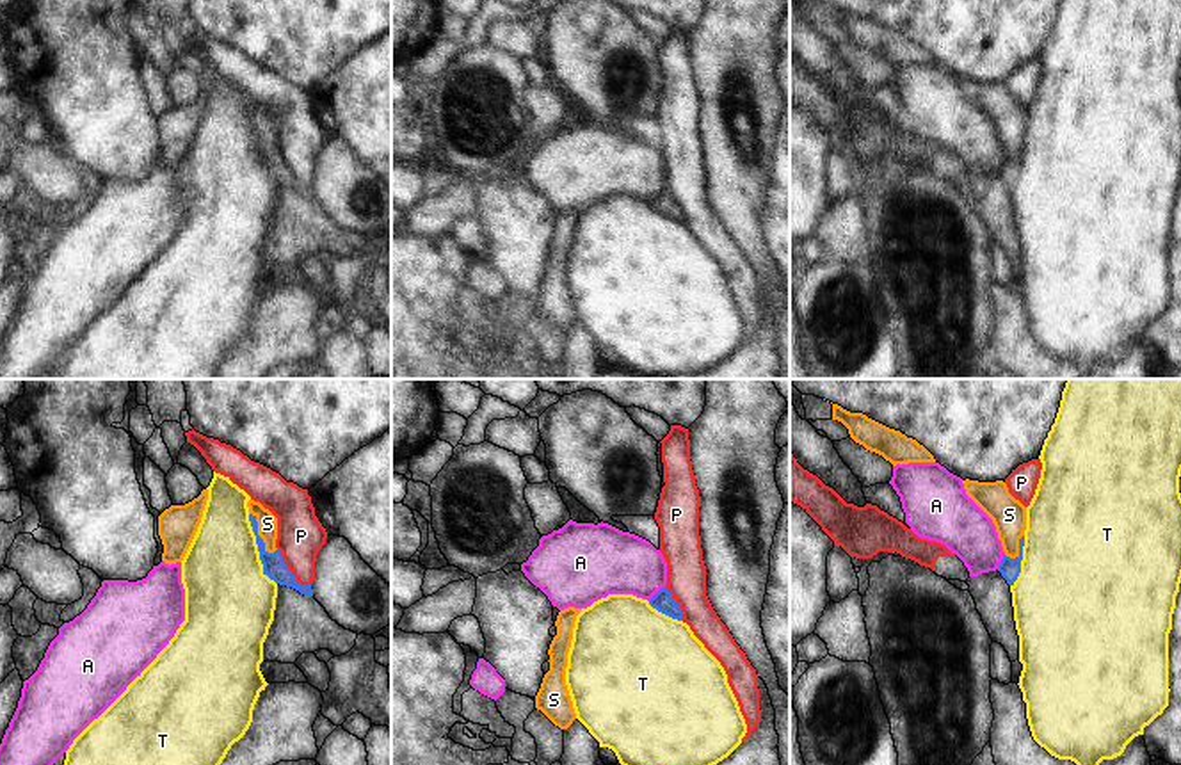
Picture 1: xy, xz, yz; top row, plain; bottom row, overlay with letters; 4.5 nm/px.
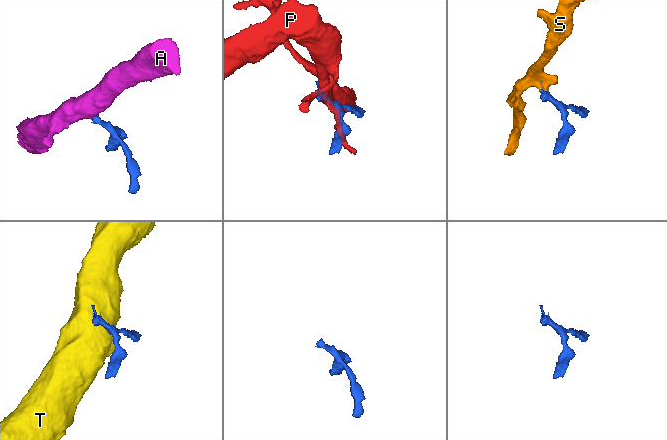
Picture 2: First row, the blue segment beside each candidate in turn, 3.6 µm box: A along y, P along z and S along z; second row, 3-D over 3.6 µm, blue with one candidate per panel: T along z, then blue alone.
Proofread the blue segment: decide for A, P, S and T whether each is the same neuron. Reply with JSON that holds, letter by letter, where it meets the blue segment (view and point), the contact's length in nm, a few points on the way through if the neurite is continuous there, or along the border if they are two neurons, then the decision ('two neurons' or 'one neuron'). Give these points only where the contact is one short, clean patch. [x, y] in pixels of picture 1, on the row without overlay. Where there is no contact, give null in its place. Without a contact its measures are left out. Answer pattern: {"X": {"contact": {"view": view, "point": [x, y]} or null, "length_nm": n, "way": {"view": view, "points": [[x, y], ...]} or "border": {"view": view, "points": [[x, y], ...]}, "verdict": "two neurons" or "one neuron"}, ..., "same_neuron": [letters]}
{"A": {"contact": {"view": "xz", "point": [657, 194]}, "length_nm": 100, "border": {"view": "xz", "points": [[664, 187], [648, 201]]}, "verdict": "two neurons"}, "P": {"contact": {"view": "xy", "point": [290, 173]}, "length_nm": 220, "verdict": "two neurons"}, "S": {"contact": {"view": "xy", "point": [257, 136]}, "length_nm": 220, "way": {"view": "xy", "points": [[274, 169], [265, 144], [257, 136], [267, 125]]}, "verdict": "one neuron"}, "T": {"contact": {"view": "xy", "point": [258, 152]}, "length_nm": 340, "verdict": "two neurons"}, "same_neuron": ["S"]}

